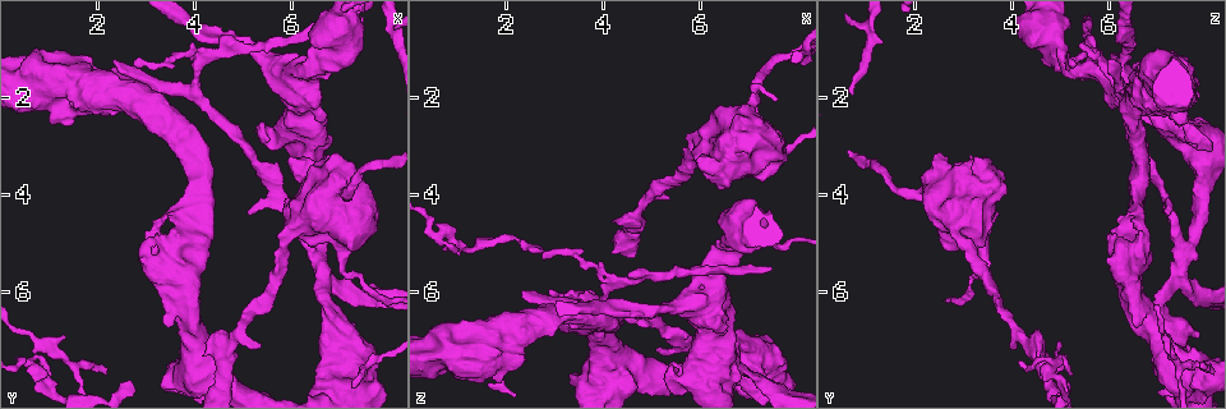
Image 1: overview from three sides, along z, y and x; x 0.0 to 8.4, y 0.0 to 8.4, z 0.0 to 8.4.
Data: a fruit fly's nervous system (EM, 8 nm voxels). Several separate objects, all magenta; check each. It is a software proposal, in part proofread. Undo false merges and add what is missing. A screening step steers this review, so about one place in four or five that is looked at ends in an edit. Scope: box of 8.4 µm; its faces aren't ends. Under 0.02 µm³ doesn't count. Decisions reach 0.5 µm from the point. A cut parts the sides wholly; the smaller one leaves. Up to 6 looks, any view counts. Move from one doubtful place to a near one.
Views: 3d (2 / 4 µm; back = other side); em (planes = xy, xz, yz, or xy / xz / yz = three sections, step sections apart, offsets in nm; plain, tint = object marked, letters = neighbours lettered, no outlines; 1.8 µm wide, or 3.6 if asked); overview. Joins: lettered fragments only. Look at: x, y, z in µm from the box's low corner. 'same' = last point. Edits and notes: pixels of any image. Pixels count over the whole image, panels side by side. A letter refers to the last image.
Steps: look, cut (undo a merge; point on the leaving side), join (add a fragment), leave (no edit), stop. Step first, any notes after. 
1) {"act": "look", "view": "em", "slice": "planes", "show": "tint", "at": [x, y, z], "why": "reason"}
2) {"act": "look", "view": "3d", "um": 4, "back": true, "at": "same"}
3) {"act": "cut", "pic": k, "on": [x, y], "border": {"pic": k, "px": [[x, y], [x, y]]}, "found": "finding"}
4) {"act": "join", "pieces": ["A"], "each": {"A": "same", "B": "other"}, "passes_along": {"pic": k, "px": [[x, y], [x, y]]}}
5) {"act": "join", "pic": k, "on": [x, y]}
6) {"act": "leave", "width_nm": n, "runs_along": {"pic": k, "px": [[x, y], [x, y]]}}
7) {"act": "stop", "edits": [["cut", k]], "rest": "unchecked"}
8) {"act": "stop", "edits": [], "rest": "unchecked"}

{"act": "look", "view": "3d", "um": 4, "at": [6.65, 5.85, 7.20], "why": "side arm on a straight run"}

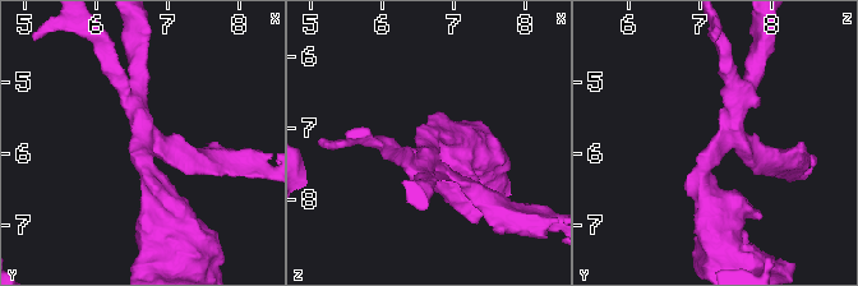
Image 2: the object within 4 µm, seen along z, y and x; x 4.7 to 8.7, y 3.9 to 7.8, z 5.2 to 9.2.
{"act": "look", "view": "em", "slice": "planes", "show": "plain", "at": [6.60, 5.90, 7.25], "arms": 3, "arm_widths_nm": [190, 260, 320], "why": "need the tissue"}

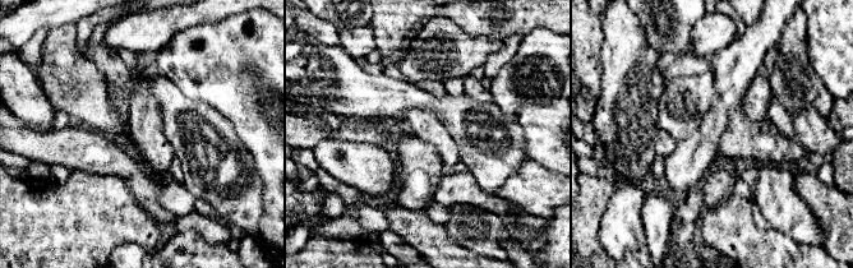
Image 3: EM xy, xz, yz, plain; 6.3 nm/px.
{"act": "look", "view": "em", "slice": "planes", "show": "letters", "at": "same", "why": "what lies round it"}

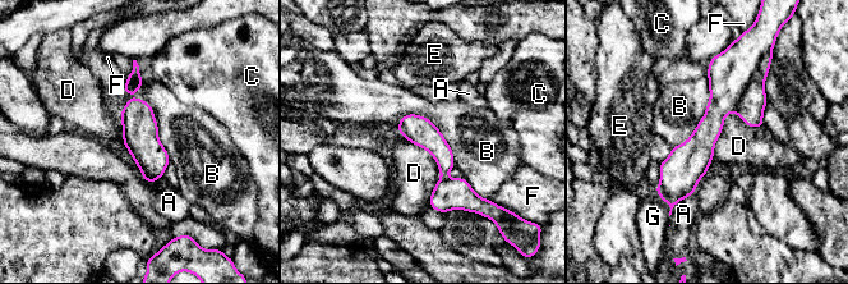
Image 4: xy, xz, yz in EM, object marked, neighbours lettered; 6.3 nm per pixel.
{"act": "cut", "pic": 4, "on": [754, 100], "each": {"A": "other", "B": "other", "C": "other", "D": "other", "E": "other", "F": "other", "G": "other"}, "border": {"pic": 4, "px": [[757, 67], [736, 111]]}, "found": "a second cell is stuck on"}

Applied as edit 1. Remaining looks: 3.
{"act": "look", "view": "overview"}

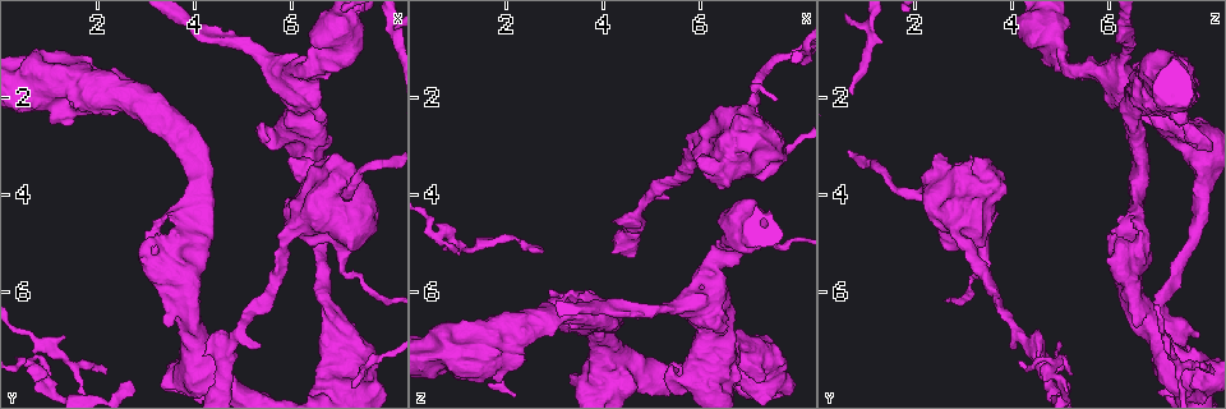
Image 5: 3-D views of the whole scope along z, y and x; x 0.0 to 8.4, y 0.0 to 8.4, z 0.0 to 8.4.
{"act": "look", "view": "3d", "um": 4, "at": [0.85, 7.45, 5.20], "why": "tapers out"}

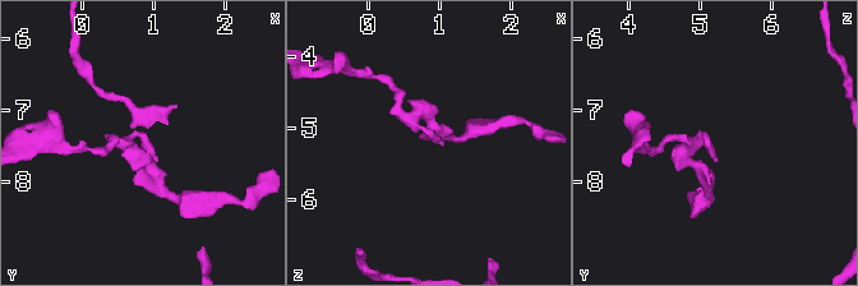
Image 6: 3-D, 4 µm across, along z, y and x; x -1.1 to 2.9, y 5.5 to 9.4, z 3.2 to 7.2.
{"act": "look", "view": "em", "um": 3.6, "slice": "planes", "show": "letters", "at": [0.85, 7.55, 5.15]}

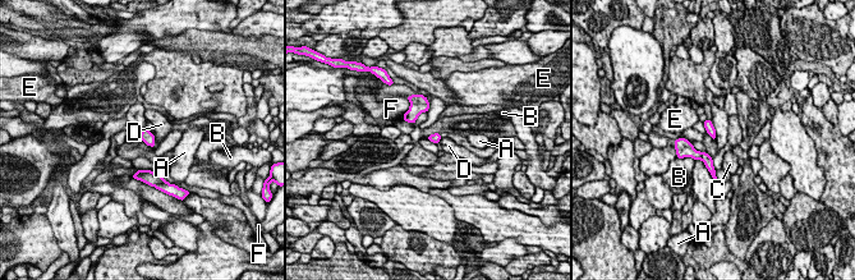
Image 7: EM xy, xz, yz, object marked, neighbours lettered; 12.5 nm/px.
{"act": "leave", "each": {"A": "other", "B": "other", "C": "other", "D": "other", "E": "other", "F": "other"}, "border": {"pic": 7, "px": [[154, 134], [156, 143]]}, "found": "none of them fits"}

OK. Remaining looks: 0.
{"act": "stop", "edits": [["cut", 4]], "rest": "unchecked"}

